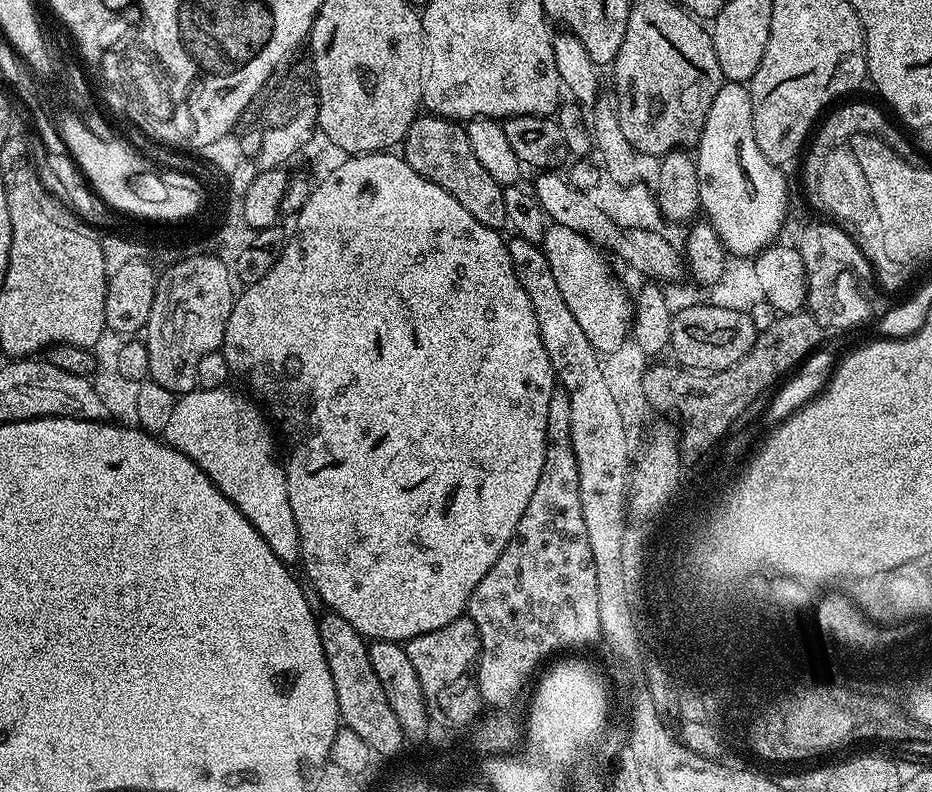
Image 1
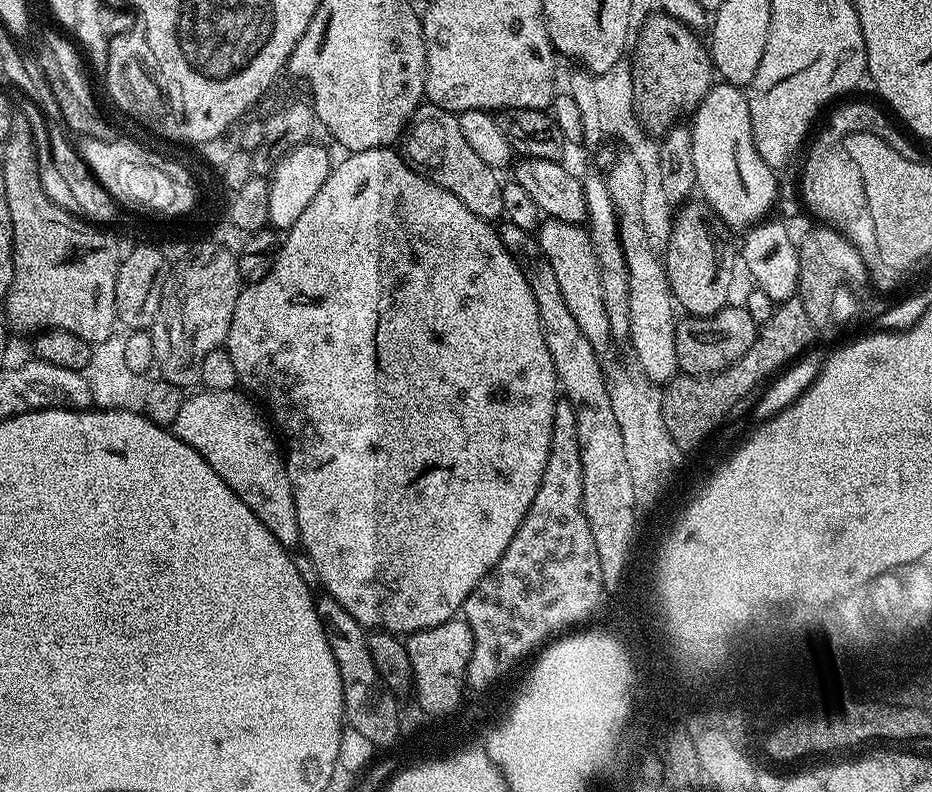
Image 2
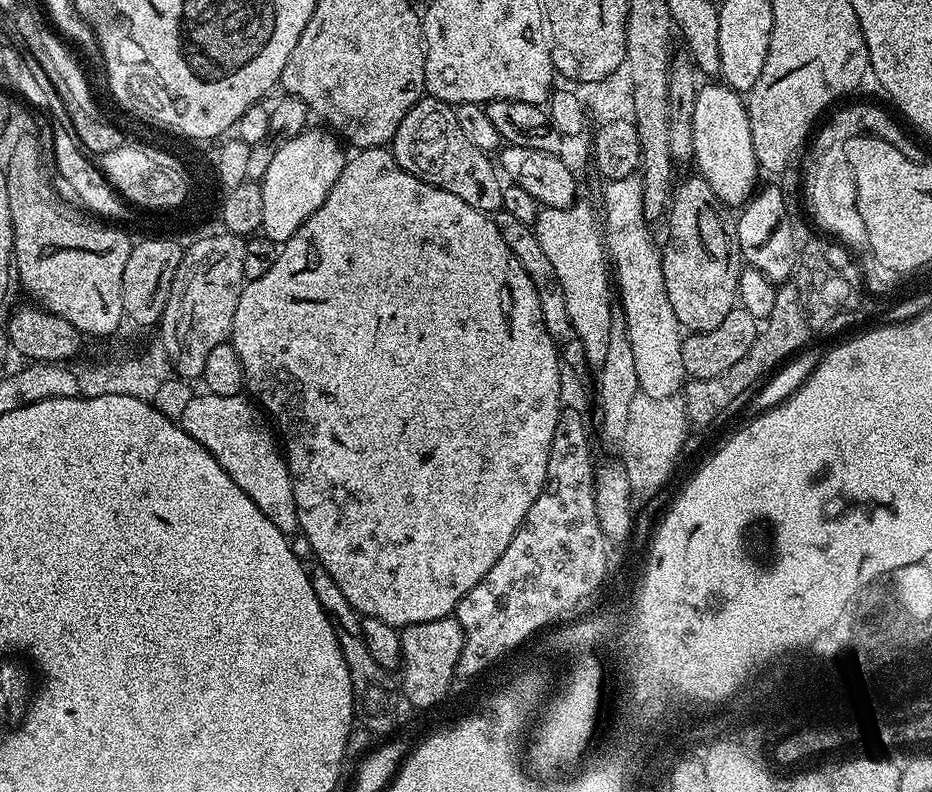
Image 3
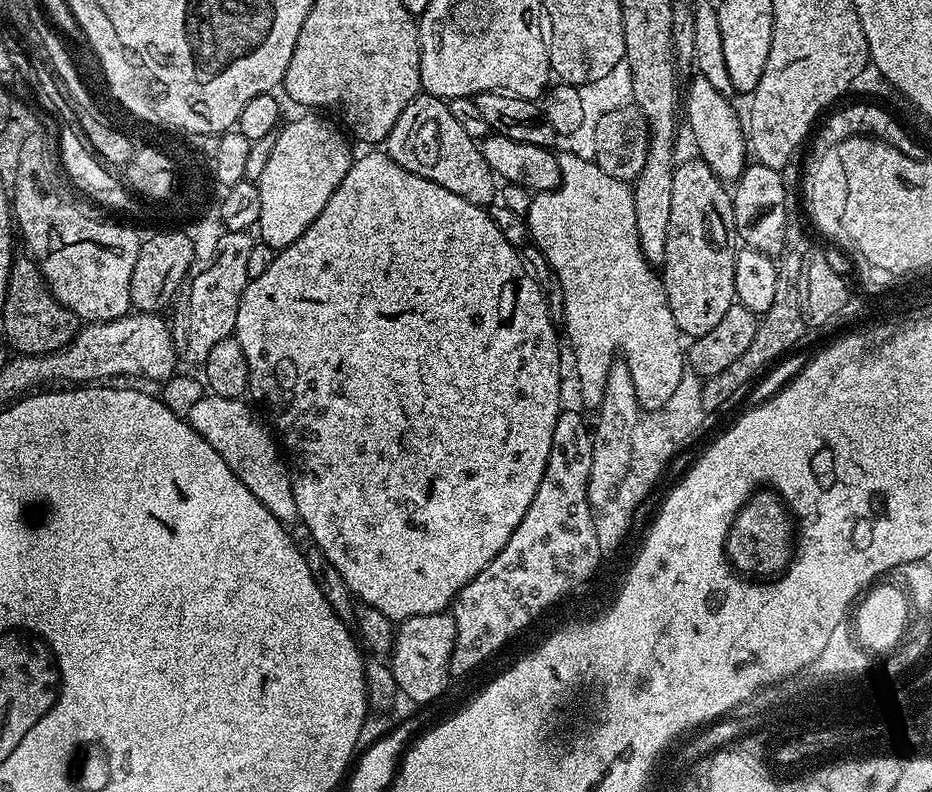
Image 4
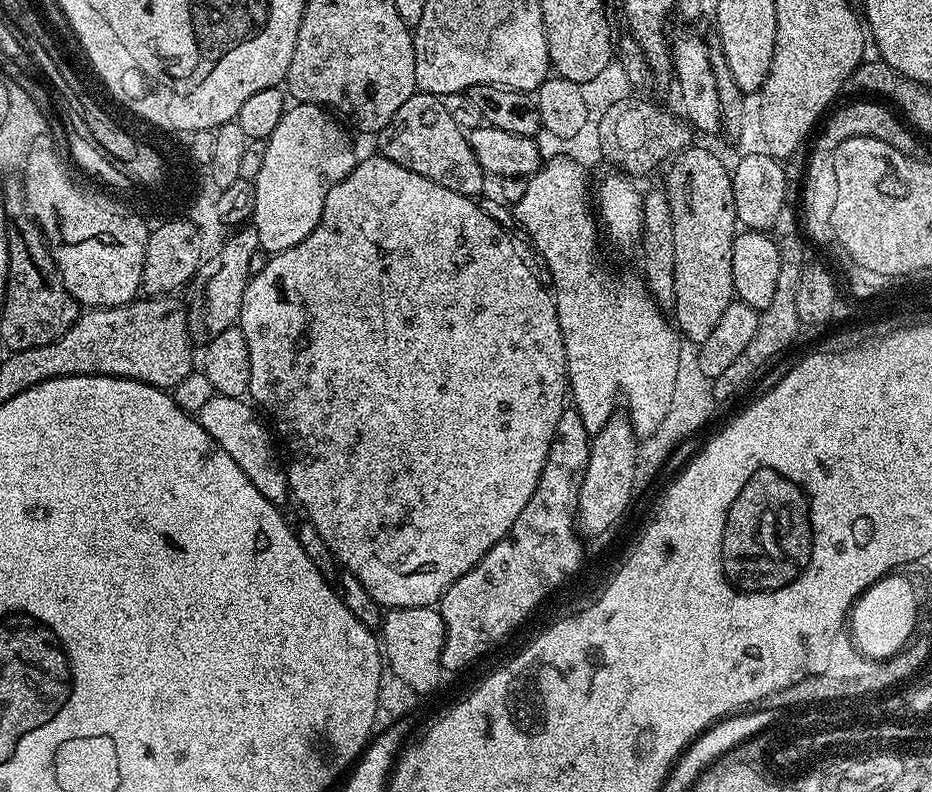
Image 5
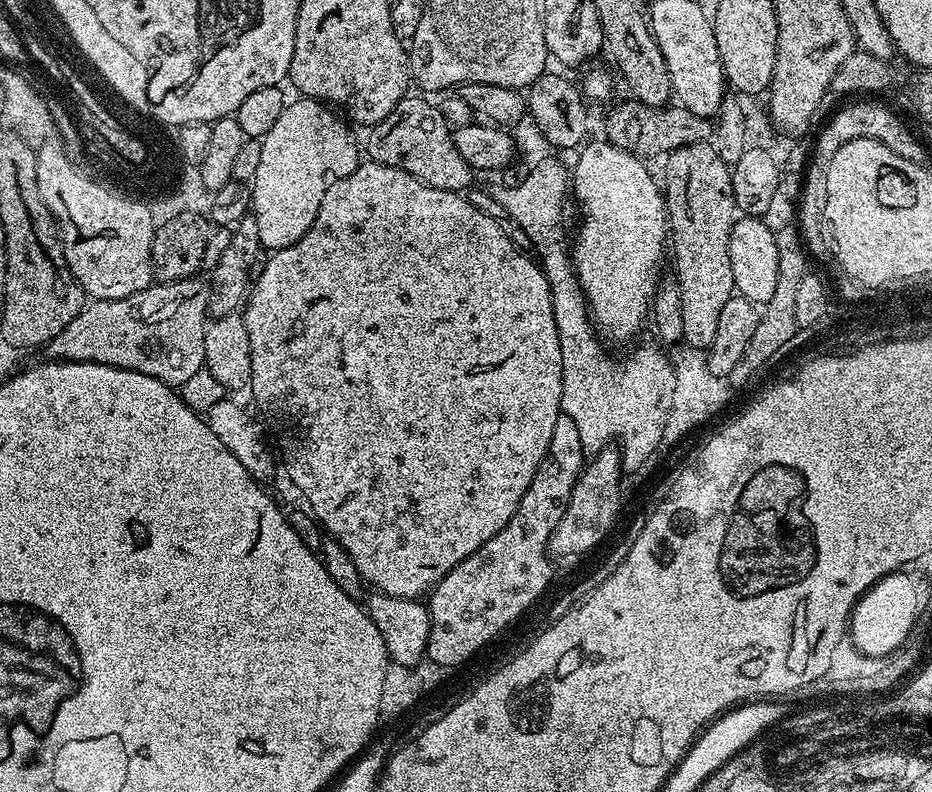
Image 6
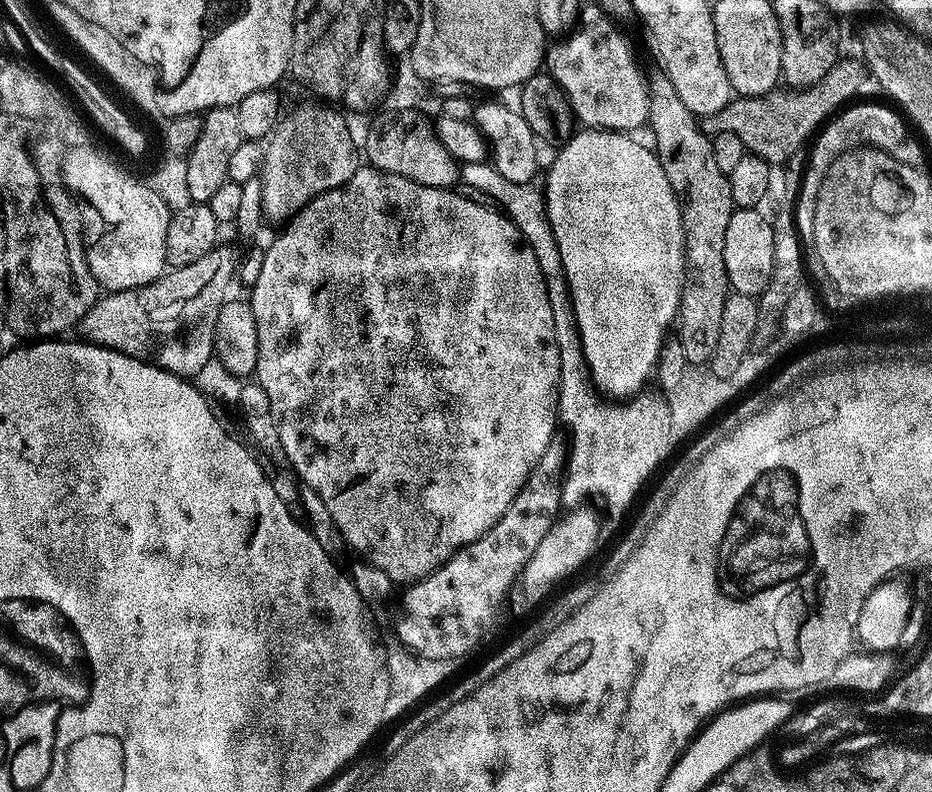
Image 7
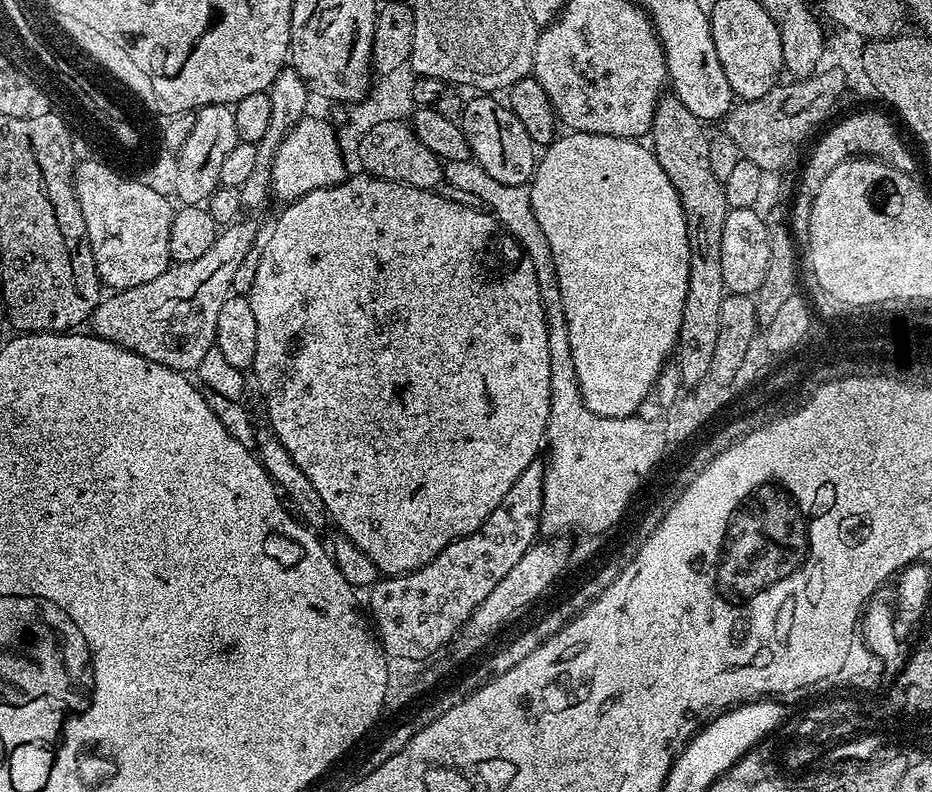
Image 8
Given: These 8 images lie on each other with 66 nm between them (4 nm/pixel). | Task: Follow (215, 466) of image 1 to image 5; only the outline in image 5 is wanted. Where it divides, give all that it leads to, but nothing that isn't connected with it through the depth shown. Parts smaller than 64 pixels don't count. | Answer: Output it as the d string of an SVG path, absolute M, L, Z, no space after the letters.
M214 394L198 414L200 425L202 430L206 430L206 434L210 434L210 438L214 438L214 442L218 442L218 446L222 446L222 450L226 450L226 454L230 454L230 458L234 458L234 462L238 462L242 474L246 474L246 478L250 478L250 482L258 486L260 493L269 502L277 506L283 505L283 500L287 501L290 496L285 465L282 460L280 464L279 458L276 457L276 448L264 429L265 421L251 403L244 403L245 401L238 397Z

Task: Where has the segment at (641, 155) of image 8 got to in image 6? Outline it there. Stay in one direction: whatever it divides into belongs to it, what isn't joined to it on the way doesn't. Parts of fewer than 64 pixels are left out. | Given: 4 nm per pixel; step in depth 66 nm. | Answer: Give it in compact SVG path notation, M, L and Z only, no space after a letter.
M601 142L602 144L585 143L579 149L578 155L580 157L576 160L576 169L573 167L570 172L570 192L571 195L576 195L576 204L580 207L580 229L576 232L576 241L573 239L570 244L570 255L572 257L572 267L576 270L576 280L580 284L580 289L584 292L584 298L588 301L588 311L590 319L599 335L605 341L613 340L616 344L624 344L627 340L632 340L640 332L640 327L644 324L650 316L650 309L652 306L652 299L656 293L656 285L660 283L662 269L660 263L664 260L664 252L666 256L666 241L670 236L670 229L668 226L668 210L666 201L661 188L654 177L648 173L648 168L643 159L634 152L627 152L625 149L620 149L618 146L609 143Z

